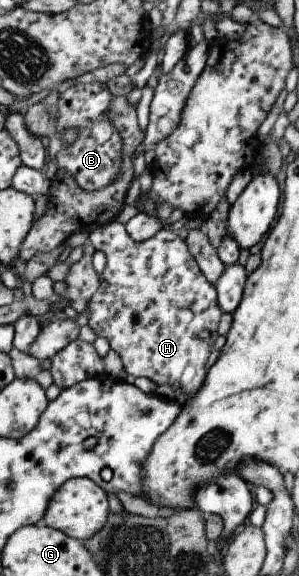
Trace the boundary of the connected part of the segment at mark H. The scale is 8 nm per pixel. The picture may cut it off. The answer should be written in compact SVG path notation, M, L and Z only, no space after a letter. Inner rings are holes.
M112 222L111 224L106 224L103 228L94 230L90 233L88 241L95 247L96 250L104 251L106 255L106 267L104 271L99 275L100 276L100 287L98 291L90 298L88 305L84 312L88 313L88 325L94 329L96 337L104 337L108 340L111 349L114 349L116 353L120 356L122 363L124 365L125 371L134 375L134 377L148 377L154 381L158 386L160 384L166 384L176 389L179 389L181 392L184 392L189 399L192 396L197 394L198 389L202 387L202 384L205 383L205 377L207 374L206 362L208 361L208 356L214 345L214 341L219 336L218 326L221 315L223 311L220 309L220 306L217 302L217 291L216 288L209 282L209 279L202 273L202 270L199 268L198 263L193 258L193 255L188 249L185 239L181 239L178 232L166 231L162 228L154 237L151 237L149 240L143 242L135 242L128 234L124 224L119 222ZM178 309L190 309L194 313L194 318L191 322L185 323L180 322L176 313Z

